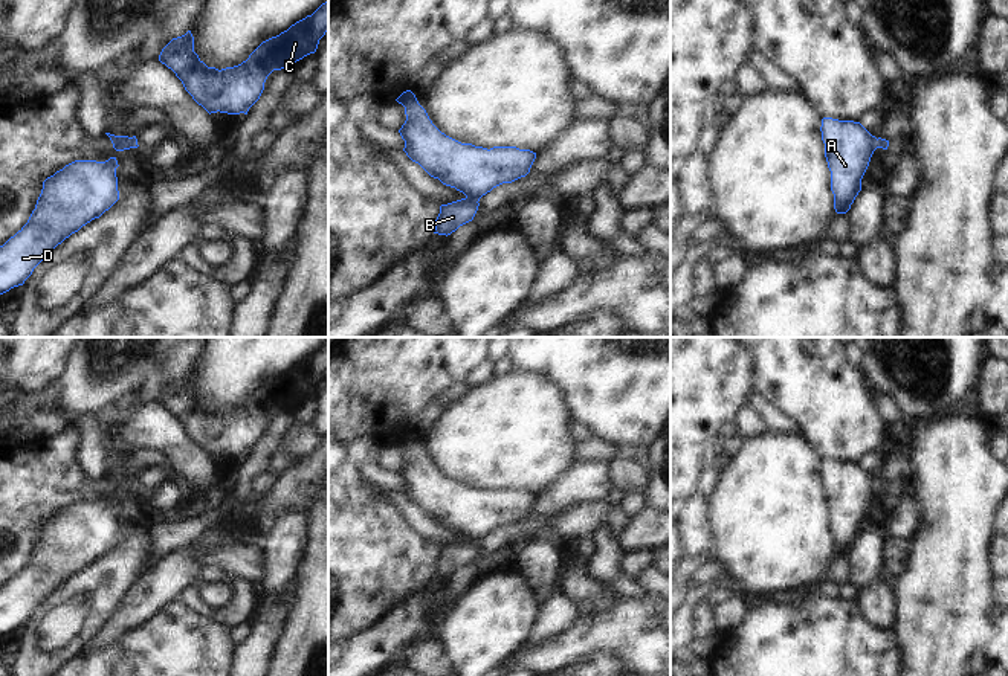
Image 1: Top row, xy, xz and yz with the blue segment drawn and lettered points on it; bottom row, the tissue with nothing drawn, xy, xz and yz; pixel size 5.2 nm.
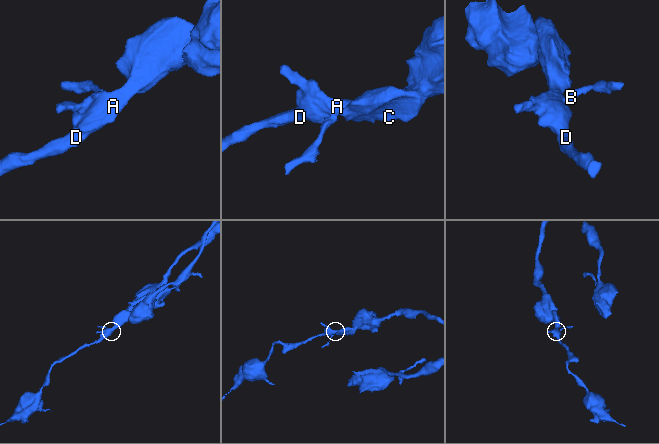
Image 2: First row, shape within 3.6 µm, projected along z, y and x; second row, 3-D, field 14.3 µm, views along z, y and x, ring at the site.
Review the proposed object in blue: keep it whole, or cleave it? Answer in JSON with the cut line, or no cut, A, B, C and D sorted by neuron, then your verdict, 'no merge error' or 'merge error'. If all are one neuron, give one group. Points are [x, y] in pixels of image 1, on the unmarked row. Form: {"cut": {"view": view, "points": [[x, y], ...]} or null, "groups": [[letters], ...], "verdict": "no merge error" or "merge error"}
{"cut": {"view": "xz", "points": [[466, 539], [477, 544]]}, "groups": [["A", "C", "D"], ["B"]], "verdict": "merge error"}

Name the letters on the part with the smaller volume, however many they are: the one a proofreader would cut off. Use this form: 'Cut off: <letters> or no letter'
Cut off: B

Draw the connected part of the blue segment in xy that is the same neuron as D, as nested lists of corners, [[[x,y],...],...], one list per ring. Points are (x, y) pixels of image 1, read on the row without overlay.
[[[116,499],[75,502],[43,523],[27,565],[0,587],[0,636],[23,627],[58,586],[119,542],[118,508]]]

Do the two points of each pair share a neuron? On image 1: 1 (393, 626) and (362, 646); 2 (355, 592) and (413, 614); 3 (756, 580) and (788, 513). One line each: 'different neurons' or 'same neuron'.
1: same neuron
2: different neurons
3: same neuron

